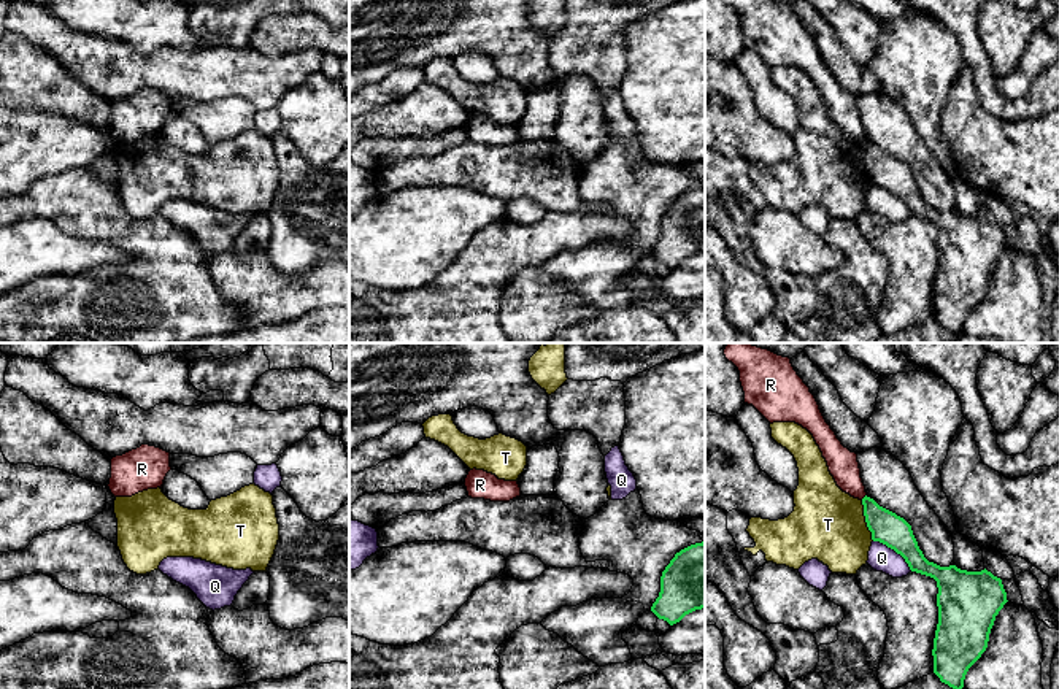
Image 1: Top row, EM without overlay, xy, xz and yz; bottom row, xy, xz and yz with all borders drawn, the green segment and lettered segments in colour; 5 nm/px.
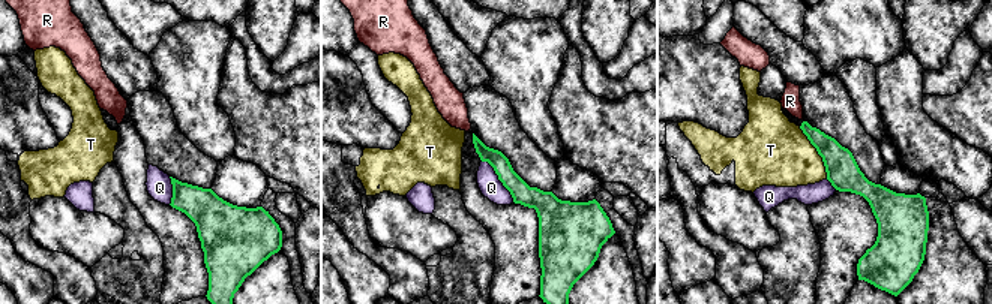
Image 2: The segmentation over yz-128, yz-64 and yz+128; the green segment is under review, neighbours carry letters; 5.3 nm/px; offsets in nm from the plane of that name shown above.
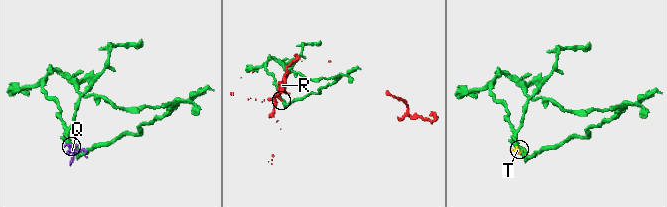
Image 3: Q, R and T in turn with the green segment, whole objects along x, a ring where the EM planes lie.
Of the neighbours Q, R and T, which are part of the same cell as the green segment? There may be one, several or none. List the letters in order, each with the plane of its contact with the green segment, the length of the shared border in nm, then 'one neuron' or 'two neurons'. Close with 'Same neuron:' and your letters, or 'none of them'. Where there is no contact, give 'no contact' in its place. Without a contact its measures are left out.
Q: contact in yz; length 260 nm; two neurons
R: contact in yz; length 40 nm; two neurons
T: contact in yz; length 220 nm; two neurons
Same neuron: none of them

